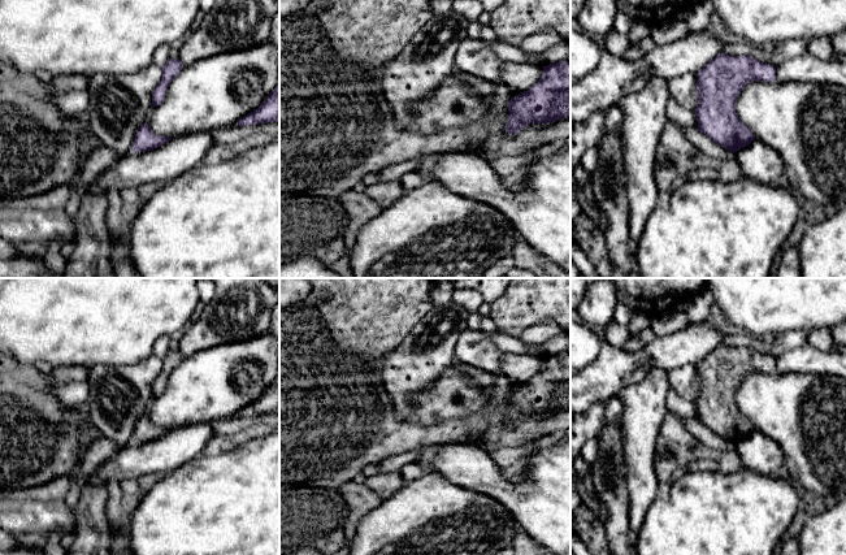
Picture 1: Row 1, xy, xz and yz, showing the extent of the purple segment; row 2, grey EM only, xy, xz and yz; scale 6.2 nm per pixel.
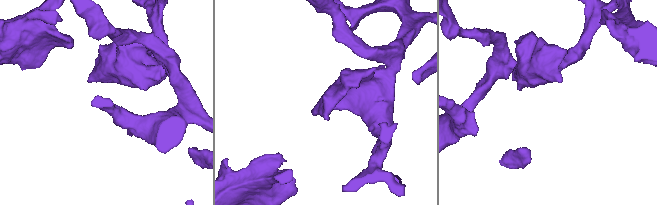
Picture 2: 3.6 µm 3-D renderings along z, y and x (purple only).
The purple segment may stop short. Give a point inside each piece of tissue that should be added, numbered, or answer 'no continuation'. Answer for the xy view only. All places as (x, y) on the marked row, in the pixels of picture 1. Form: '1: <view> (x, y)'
no continuation

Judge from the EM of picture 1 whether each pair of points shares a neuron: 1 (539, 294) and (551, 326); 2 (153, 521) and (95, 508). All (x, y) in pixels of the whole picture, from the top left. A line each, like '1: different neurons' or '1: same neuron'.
1: different neurons
2: different neurons

